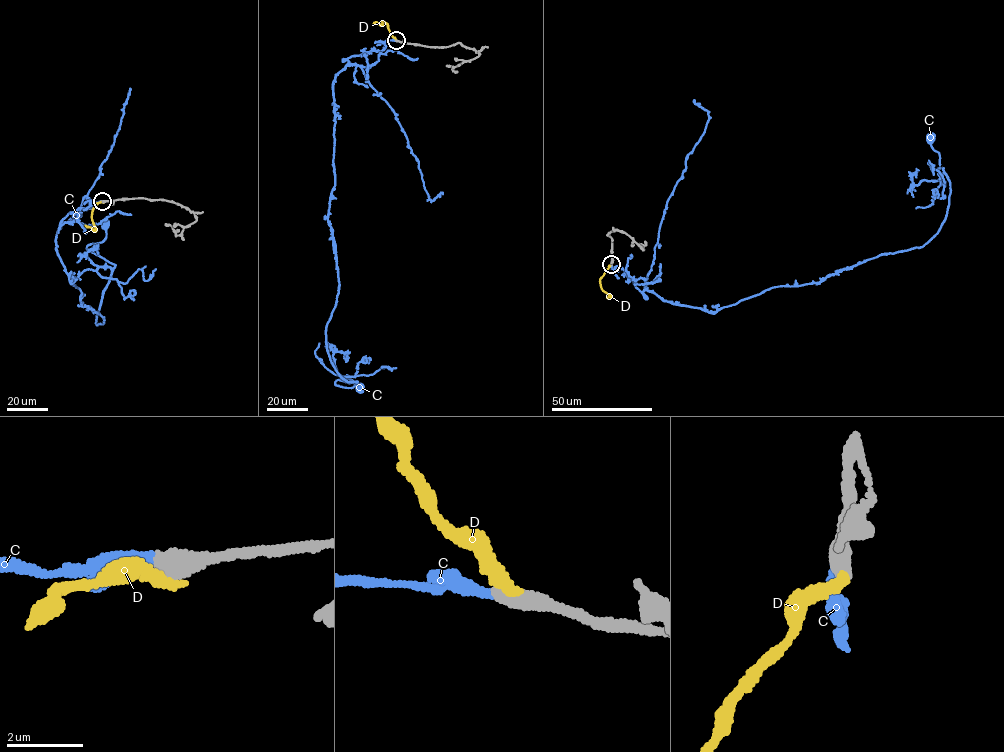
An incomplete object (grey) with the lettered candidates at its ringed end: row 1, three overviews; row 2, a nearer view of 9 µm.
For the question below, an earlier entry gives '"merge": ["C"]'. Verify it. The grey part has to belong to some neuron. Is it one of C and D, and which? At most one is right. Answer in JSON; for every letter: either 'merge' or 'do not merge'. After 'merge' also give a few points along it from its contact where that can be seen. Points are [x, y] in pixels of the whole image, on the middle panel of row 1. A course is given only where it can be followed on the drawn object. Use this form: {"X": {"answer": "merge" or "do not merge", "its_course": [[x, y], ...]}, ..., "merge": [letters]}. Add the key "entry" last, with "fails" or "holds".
{"C": {"answer": "merge", "its_course": [[396, 40], [347, 59], [333, 81], [339, 286], [325, 332], [335, 369], [357, 382], [335, 384], [360, 388]]}, "D": {"answer": "do not merge"}, "merge": ["C"], "entry": "holds"}

